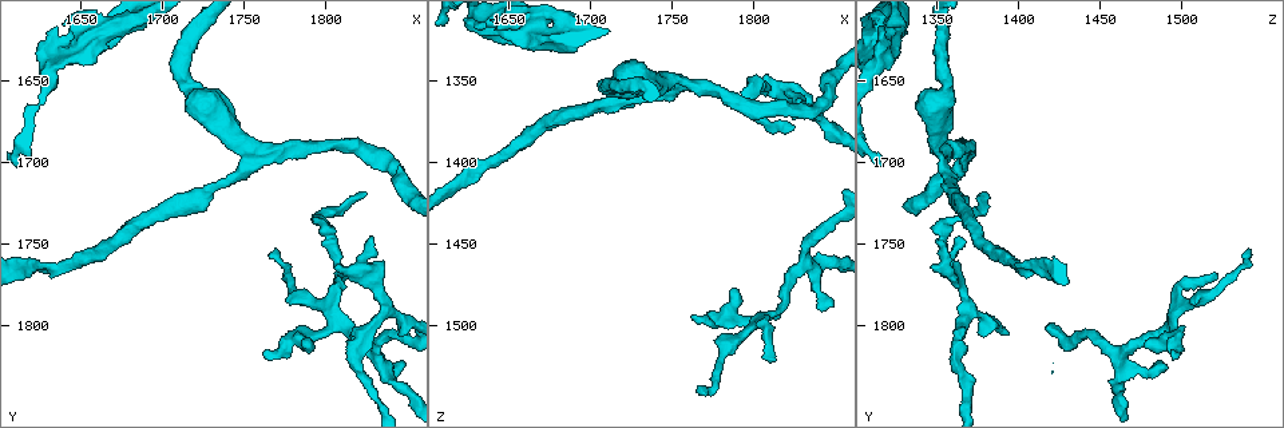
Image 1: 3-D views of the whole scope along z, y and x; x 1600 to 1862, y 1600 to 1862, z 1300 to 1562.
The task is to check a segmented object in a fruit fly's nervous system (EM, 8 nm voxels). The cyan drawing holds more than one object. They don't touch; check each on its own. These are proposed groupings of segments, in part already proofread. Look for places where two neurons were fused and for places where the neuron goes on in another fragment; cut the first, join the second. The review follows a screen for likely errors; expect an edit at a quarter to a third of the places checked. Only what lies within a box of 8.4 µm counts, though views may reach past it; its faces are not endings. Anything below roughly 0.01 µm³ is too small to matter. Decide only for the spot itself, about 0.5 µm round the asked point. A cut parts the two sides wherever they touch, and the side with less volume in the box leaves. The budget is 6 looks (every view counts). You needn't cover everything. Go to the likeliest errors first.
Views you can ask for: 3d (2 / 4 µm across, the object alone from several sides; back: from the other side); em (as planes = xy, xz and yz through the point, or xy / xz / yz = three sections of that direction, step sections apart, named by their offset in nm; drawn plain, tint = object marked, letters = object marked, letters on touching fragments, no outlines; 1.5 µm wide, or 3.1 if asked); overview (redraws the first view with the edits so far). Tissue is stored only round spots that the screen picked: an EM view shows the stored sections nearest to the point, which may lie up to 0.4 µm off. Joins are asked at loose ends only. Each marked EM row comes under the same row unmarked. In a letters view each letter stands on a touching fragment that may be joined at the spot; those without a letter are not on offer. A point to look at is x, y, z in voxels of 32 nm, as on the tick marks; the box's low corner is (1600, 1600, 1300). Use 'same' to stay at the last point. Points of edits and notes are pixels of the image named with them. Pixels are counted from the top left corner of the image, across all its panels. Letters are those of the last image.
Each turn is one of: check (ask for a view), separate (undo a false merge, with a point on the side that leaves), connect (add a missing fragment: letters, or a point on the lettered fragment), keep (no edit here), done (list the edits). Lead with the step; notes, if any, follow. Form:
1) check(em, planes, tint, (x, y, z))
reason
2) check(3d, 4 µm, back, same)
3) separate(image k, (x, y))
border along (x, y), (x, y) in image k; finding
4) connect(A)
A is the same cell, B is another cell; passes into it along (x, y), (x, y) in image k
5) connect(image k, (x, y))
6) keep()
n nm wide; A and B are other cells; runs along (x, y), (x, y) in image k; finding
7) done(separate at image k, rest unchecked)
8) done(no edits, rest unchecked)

check(3d, 4 µm, (1826, 1720, 1376))
free end

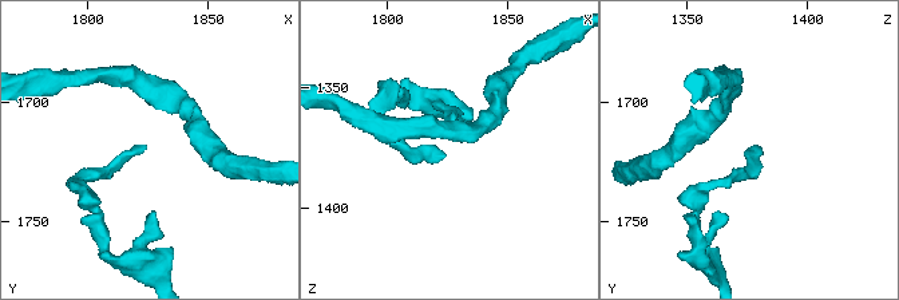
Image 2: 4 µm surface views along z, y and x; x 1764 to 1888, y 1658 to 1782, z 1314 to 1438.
check(em, planes, letters, (1825, 1719, 1377))

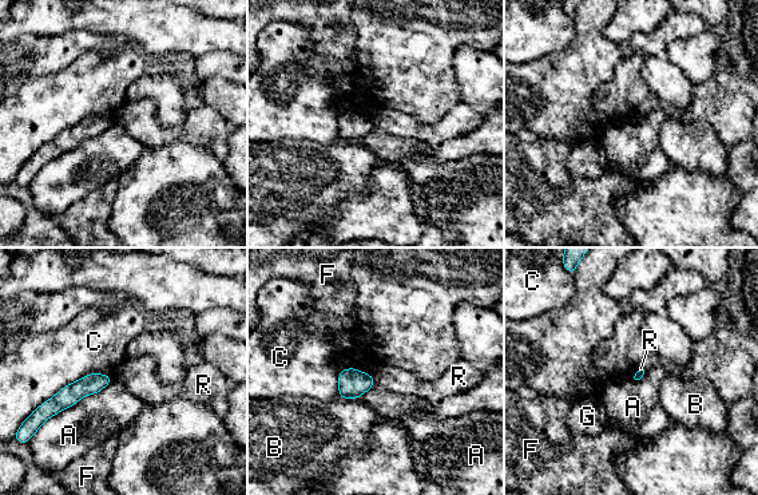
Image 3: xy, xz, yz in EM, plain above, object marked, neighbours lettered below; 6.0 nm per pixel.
keep()
A, B, C, F, G and R are other cells; runs along (107, 379), (46, 407) in image 3; none of them fits

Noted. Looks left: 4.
check(3d, 2 µm, (1750, 1690, 1350))
branch point

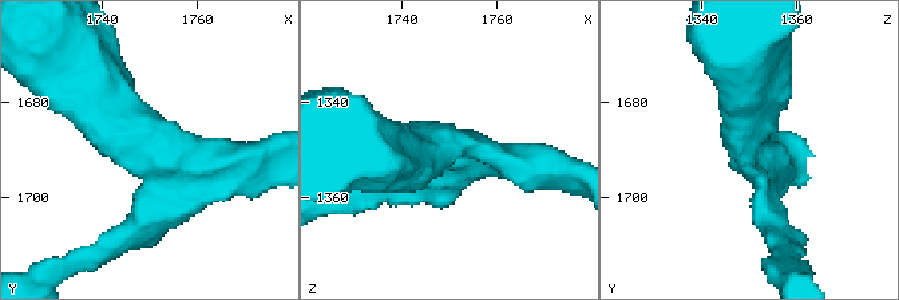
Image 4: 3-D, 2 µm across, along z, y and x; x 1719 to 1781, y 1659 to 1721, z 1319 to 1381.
check(em, planes, tint, (1751, 1689, 1349))
3 arms; arms of 170, 240, 500 nm

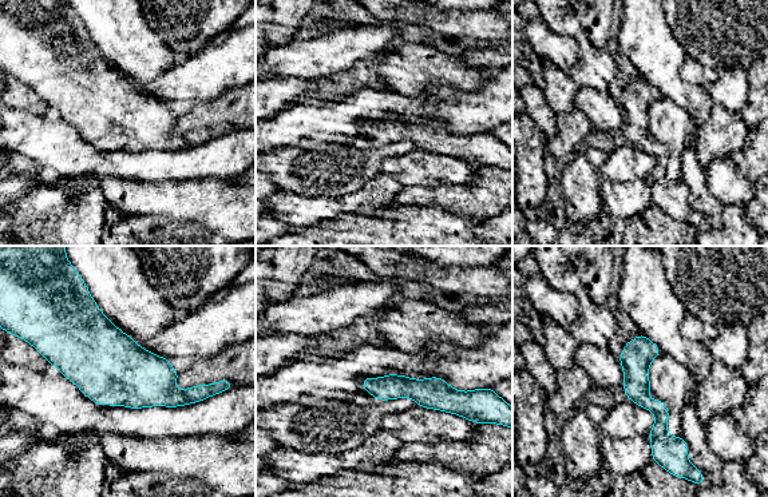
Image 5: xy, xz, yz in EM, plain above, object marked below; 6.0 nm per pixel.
check(em, planes, letters, same)
see the neighbours

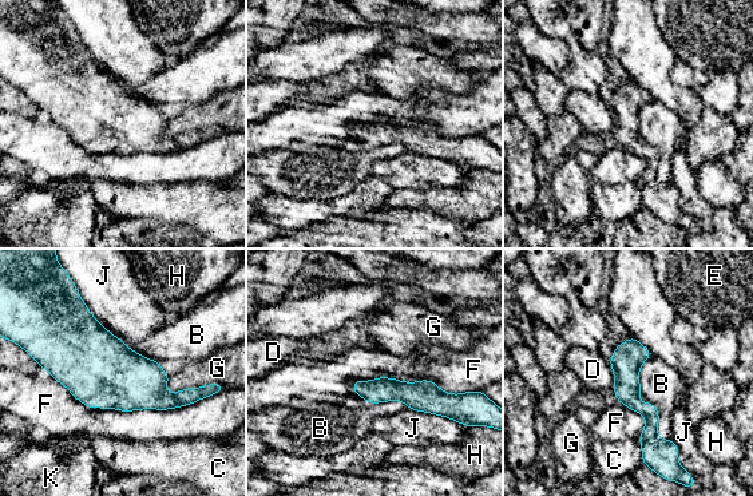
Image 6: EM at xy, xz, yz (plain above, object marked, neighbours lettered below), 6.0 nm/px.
keep()
180 nm wide; B, C, D, E, F, G, H, J and K are other cells; border along (356, 393), (407, 407) in image 6; one neuron here

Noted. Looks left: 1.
done(no edits, rest unchecked)

